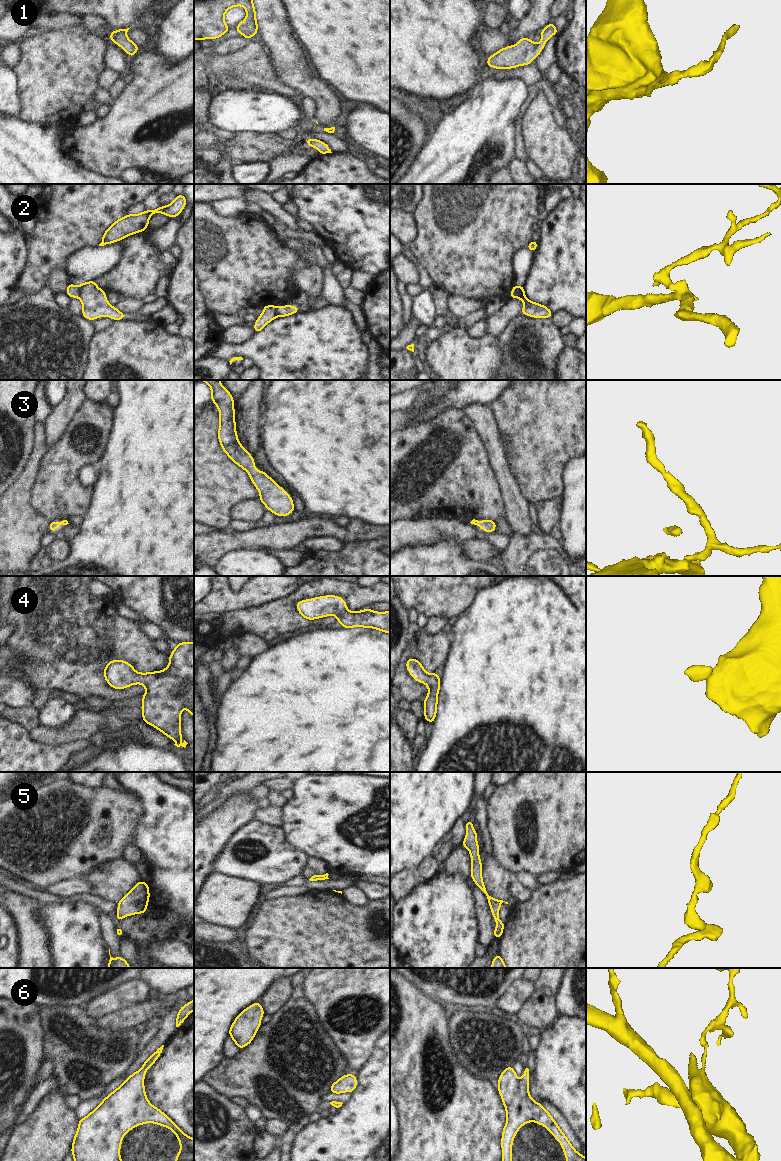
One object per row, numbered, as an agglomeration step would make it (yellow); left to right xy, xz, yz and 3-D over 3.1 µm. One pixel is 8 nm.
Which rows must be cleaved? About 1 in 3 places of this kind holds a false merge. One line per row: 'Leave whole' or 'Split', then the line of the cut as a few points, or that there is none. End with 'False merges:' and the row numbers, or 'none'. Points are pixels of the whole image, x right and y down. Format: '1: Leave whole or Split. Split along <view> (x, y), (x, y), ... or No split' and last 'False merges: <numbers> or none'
1: Leave whole. No split
2: Split. Split along xy (78, 286), (79, 296)
3: Leave whole. No split
4: Leave whole. No split
5: Leave whole. No split
6: Leave whole. No split
False merges: 2.

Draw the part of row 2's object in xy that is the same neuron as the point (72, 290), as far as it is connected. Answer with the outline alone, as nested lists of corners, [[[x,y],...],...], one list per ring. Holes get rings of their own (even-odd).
[[[69,283],[69,285],[67,286],[65,292],[67,293],[67,295],[70,298],[78,298],[79,293],[80,293],[80,288],[79,288],[79,286],[76,286],[76,285],[72,284],[72,283]]]

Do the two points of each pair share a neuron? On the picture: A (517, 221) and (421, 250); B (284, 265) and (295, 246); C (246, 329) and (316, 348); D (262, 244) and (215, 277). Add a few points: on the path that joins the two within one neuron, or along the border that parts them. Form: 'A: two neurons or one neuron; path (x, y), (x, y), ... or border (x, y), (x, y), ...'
A: one neuron; path (493, 221), (476, 221), (455, 242), (445, 244)
B: two neurons; border (284, 242), (289, 249), (302, 259), (313, 263)
C: two neurons; border (255, 333), (254, 335)
D: one neuron; path (250, 256), (227, 277)

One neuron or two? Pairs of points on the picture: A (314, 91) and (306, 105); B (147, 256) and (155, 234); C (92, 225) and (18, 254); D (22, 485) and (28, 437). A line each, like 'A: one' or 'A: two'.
A: two
B: two
C: two
D: two

